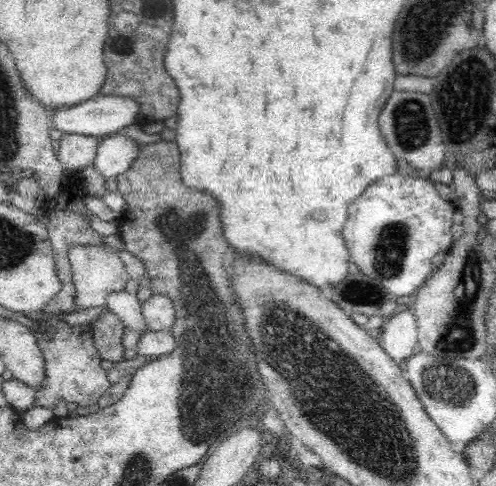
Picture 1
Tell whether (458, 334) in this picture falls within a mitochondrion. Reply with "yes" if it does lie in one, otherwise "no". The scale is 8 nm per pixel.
yes

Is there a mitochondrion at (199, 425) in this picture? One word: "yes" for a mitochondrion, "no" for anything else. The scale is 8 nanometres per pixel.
yes

